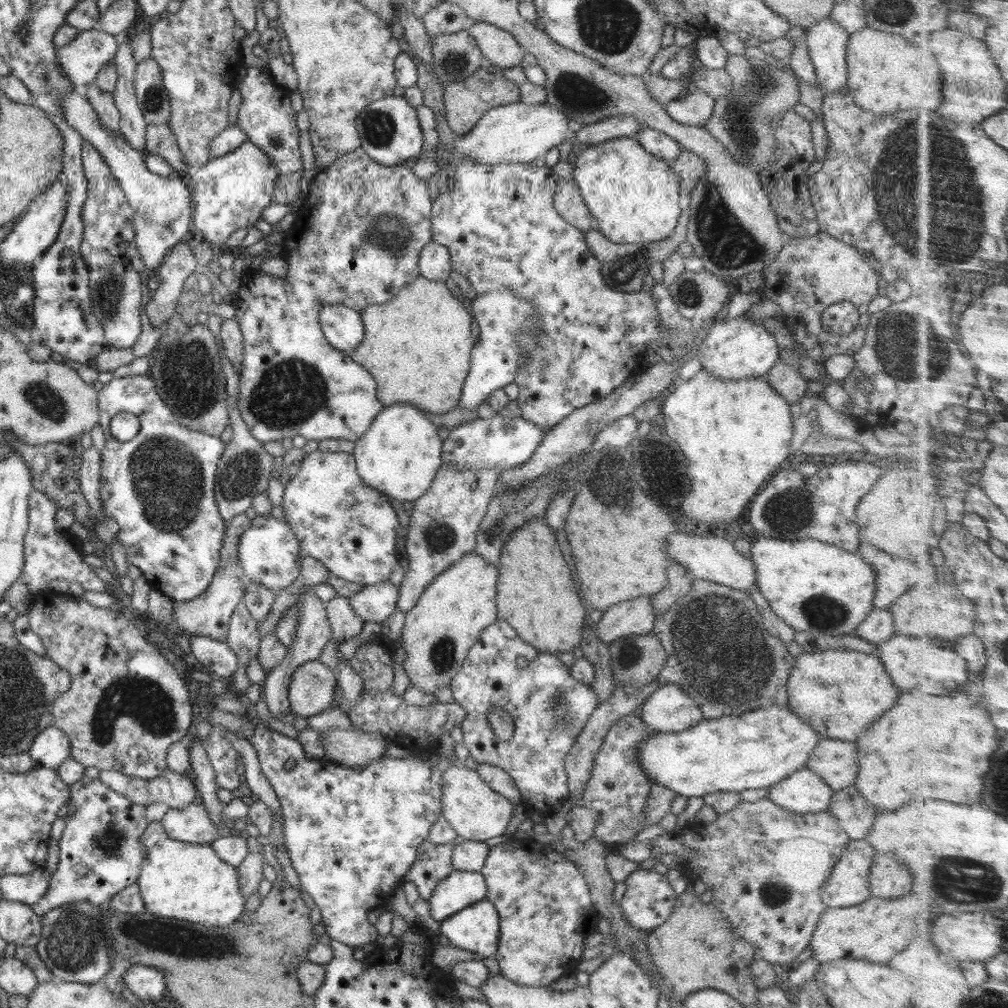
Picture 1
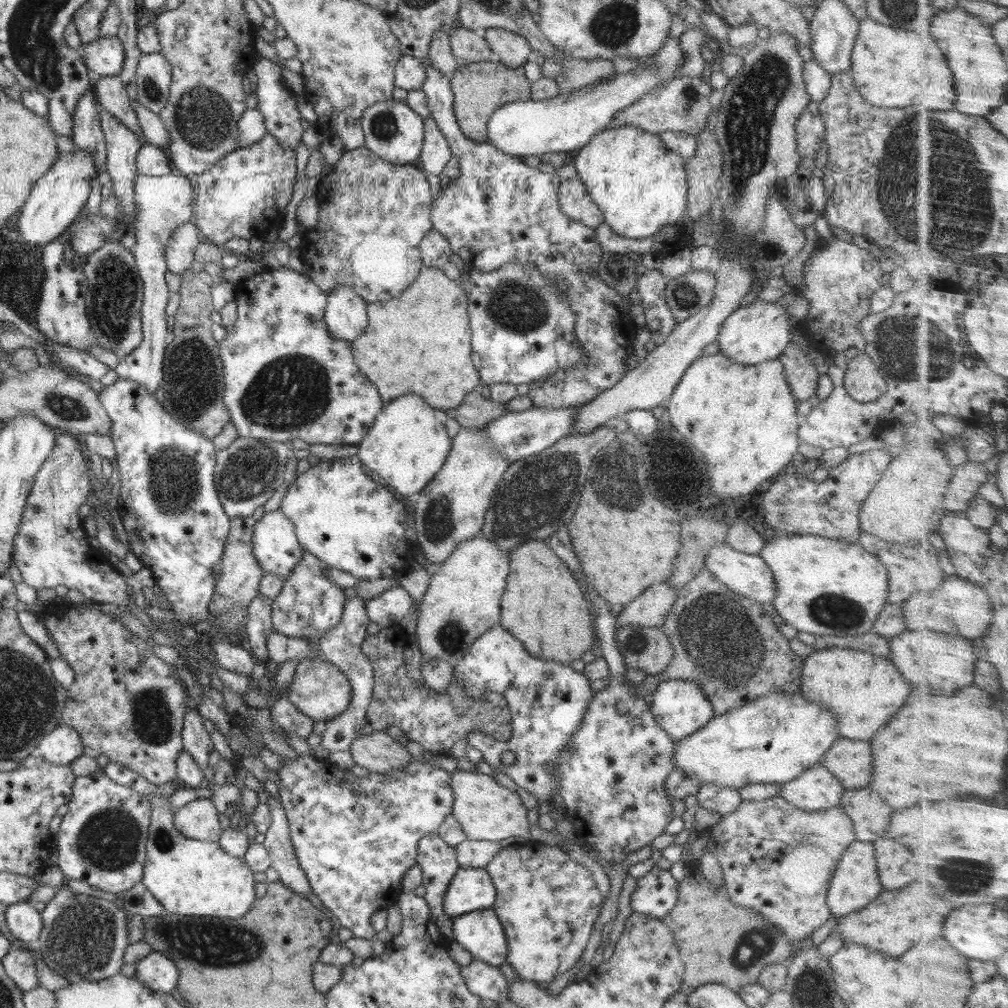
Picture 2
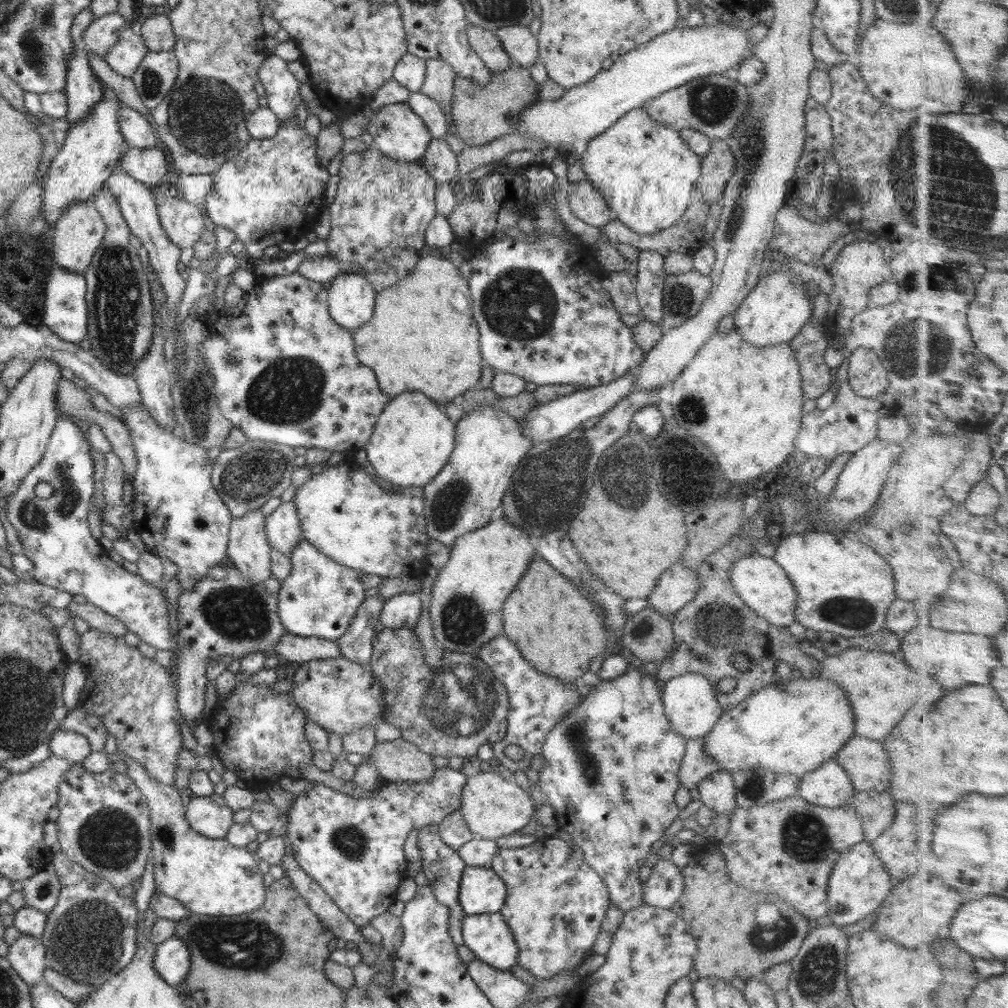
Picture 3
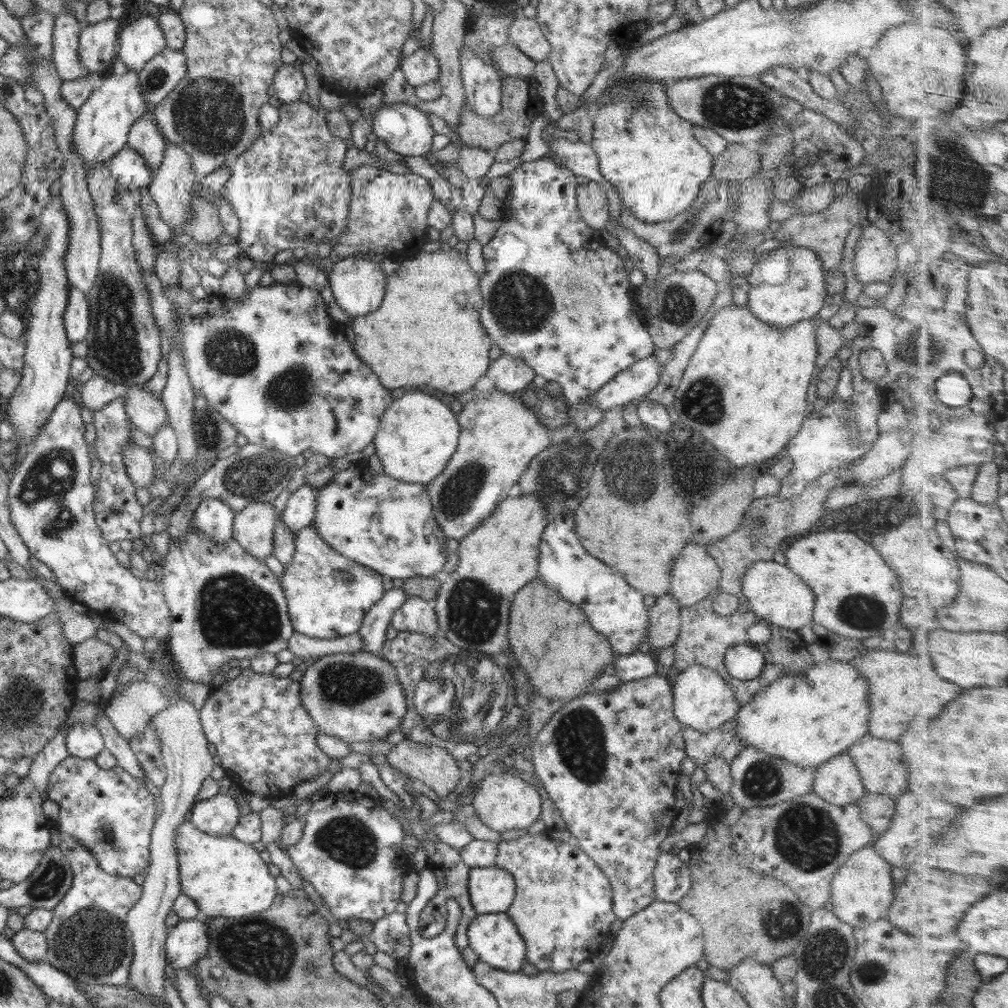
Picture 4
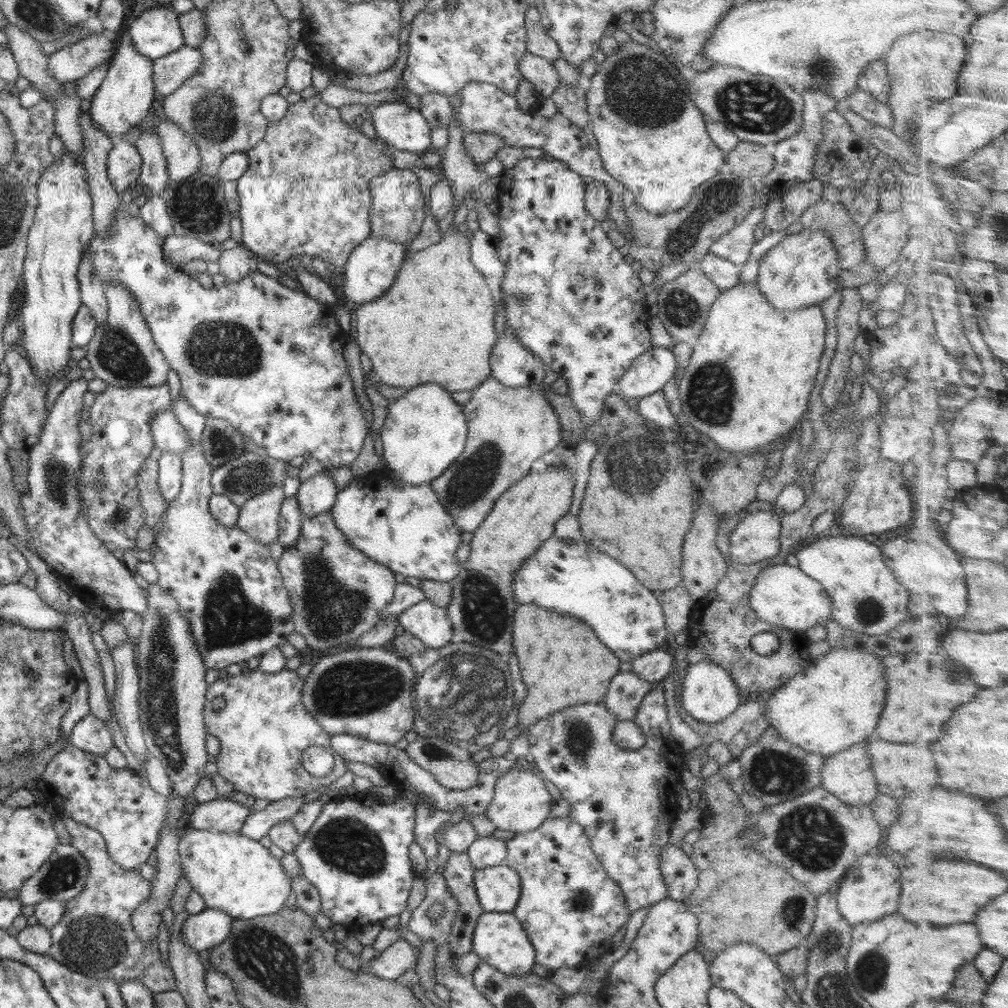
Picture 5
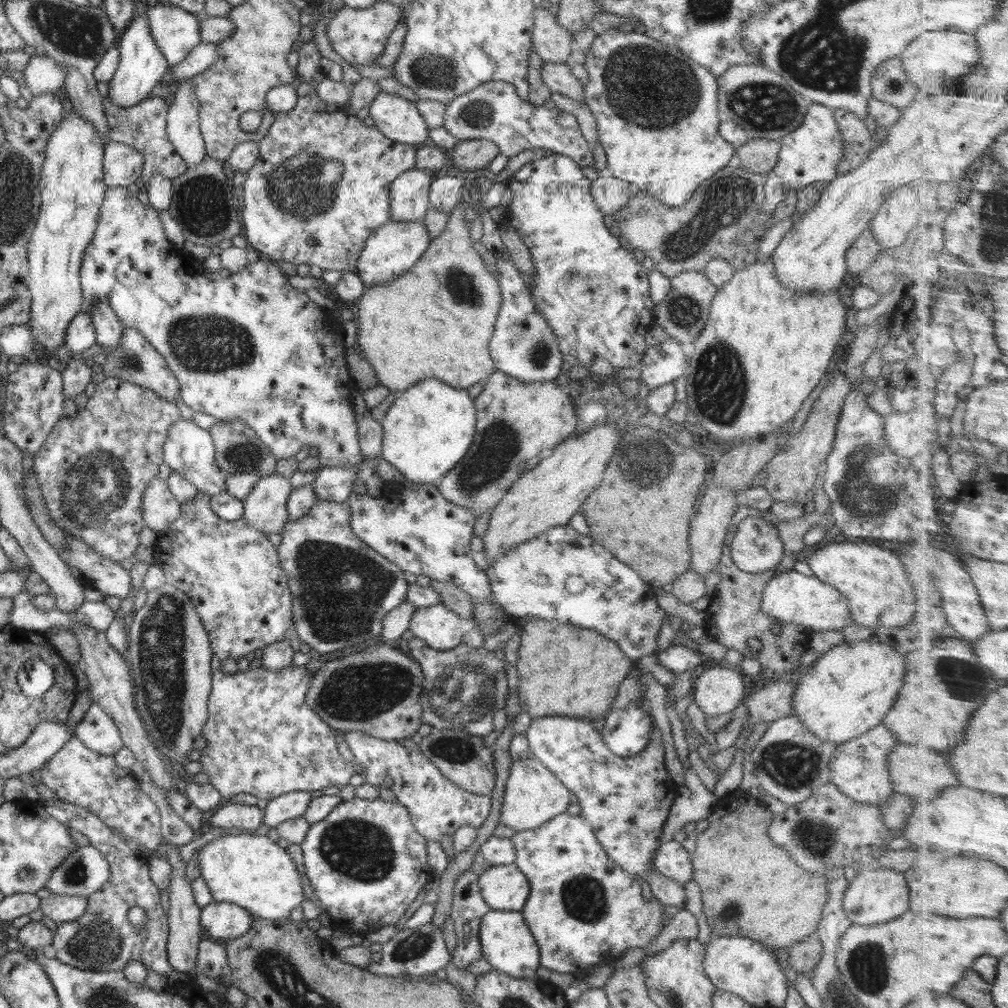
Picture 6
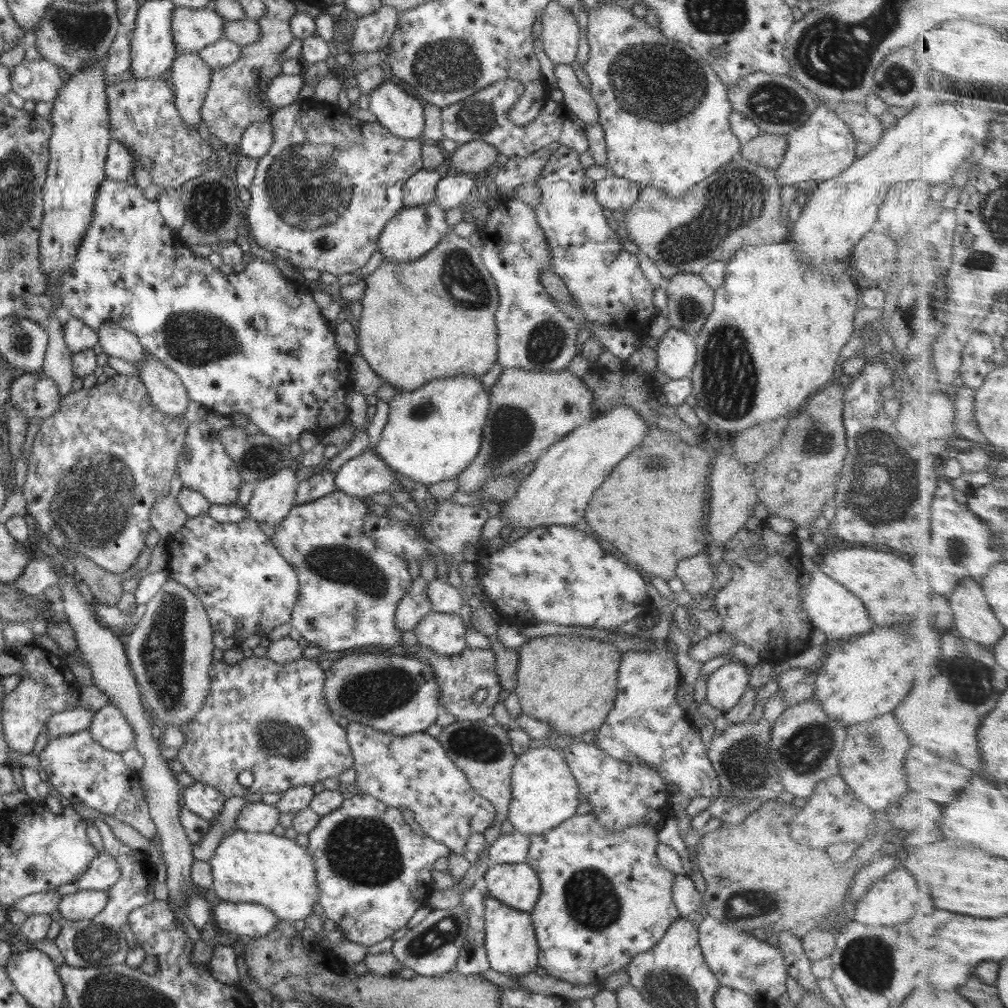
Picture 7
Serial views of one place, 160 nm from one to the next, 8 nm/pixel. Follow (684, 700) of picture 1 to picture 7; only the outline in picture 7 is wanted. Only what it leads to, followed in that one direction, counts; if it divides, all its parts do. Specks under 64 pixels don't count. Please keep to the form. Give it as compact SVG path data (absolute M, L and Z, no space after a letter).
M735 660L718 668L708 678L706 701L724 712L732 709L749 687L749 677L744 664Z

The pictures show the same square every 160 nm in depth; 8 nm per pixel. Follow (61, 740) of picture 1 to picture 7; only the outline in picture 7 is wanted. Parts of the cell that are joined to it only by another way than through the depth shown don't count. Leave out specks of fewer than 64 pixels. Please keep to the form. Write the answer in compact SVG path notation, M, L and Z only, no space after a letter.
M113 705L104 706L96 710L93 717L92 724L87 730L102 748L120 753L136 748L136 733L120 713L120 709Z

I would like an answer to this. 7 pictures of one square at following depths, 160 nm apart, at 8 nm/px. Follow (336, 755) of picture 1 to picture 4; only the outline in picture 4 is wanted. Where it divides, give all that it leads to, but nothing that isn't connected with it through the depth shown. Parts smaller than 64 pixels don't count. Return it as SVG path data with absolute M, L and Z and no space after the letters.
M407 740L391 747L387 761L403 775L422 780L438 796L447 796L459 785L460 761L446 748Z

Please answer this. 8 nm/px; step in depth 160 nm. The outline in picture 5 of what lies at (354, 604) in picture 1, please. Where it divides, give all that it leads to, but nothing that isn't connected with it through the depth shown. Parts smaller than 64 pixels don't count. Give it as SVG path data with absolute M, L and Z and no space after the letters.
M425 598L399 614L399 625L430 648L440 649L455 640L446 609Z

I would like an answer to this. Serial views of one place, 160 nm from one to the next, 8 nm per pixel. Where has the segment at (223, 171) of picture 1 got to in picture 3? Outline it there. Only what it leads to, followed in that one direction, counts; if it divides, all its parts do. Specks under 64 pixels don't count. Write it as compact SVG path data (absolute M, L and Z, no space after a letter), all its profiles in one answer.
M295 116L282 122L272 138L250 139L236 155L227 160L214 173L212 194L205 200L204 216L210 226L222 226L236 235L250 257L260 259L268 246L298 242L314 230L318 214L328 208L326 181L328 166L321 166L317 152L317 139L306 135Z

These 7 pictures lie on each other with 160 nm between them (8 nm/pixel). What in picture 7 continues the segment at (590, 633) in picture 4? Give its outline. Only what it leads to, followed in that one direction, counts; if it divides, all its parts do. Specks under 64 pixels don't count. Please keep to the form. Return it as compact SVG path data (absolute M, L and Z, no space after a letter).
M568 635L531 638L518 649L520 658L515 692L522 713L542 724L546 722L548 728L560 735L580 736L602 727L616 699L616 679L623 654L618 647Z

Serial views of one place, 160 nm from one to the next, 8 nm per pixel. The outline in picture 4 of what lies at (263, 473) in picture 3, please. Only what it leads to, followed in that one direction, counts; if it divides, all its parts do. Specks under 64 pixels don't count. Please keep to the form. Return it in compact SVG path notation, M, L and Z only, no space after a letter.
M247 443L235 454L217 459L213 465L207 466L187 492L185 499L174 508L171 518L161 519L159 527L168 532L168 536L174 543L182 541L188 533L194 510L198 507L198 503L206 497L223 500L235 513L240 512L250 503L273 503L278 494L287 488L297 468L293 456L285 455L273 448Z

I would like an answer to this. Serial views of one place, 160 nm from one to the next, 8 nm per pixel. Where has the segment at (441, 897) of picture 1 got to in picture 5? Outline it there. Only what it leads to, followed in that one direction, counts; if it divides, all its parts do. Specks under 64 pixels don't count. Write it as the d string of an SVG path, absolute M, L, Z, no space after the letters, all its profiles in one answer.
M508 865L474 869L475 889L486 912L512 912L520 898L521 880Z

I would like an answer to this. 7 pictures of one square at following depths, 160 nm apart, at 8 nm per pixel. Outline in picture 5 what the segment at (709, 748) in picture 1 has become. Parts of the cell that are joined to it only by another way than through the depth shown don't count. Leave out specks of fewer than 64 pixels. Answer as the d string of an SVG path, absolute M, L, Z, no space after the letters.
M833 645L825 656L812 661L804 671L798 672L788 683L765 696L765 716L770 727L780 733L782 739L795 744L806 752L828 757L855 744L868 740L876 730L878 718L884 708L888 683L885 681L882 656L872 655L858 648L848 650Z

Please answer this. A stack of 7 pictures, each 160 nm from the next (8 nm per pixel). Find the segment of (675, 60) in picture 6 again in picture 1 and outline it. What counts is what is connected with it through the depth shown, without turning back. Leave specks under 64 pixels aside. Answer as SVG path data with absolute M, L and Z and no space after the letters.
M620 137L589 145L576 158L571 179L579 187L588 211L598 221L597 229L610 243L654 243L668 238L674 232L681 214L678 176L666 162L650 154L636 139Z

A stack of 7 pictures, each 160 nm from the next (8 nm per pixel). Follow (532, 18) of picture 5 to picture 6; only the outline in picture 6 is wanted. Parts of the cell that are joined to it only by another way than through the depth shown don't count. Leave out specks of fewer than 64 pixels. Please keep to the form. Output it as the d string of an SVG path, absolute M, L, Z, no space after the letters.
M537 7L534 15L534 28L531 36L533 50L542 61L569 63L570 53L575 47L572 33L562 28L555 19L555 13Z

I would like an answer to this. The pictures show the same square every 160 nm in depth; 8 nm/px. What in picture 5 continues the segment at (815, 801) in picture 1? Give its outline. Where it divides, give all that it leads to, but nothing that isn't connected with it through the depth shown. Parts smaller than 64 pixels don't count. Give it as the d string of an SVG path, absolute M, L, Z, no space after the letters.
M870 740L855 744L850 748L825 757L821 768L821 788L832 792L832 795L838 797L840 801L854 807L869 805L882 792L877 786L876 777L874 771L872 771L872 762L868 756L867 742L870 742Z

